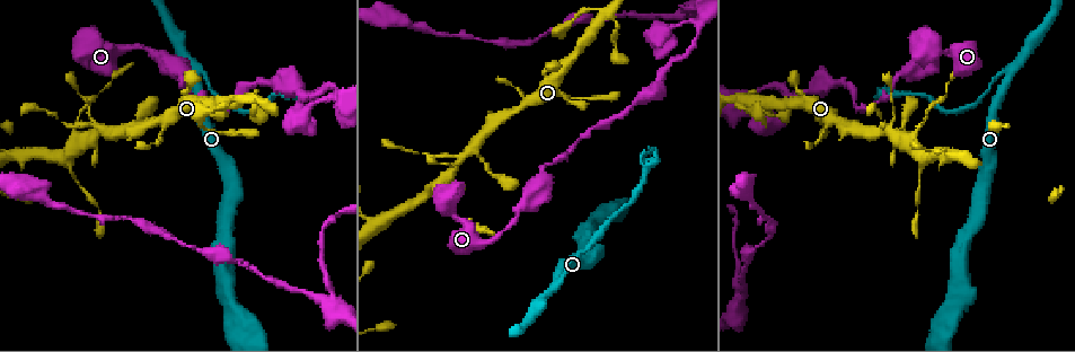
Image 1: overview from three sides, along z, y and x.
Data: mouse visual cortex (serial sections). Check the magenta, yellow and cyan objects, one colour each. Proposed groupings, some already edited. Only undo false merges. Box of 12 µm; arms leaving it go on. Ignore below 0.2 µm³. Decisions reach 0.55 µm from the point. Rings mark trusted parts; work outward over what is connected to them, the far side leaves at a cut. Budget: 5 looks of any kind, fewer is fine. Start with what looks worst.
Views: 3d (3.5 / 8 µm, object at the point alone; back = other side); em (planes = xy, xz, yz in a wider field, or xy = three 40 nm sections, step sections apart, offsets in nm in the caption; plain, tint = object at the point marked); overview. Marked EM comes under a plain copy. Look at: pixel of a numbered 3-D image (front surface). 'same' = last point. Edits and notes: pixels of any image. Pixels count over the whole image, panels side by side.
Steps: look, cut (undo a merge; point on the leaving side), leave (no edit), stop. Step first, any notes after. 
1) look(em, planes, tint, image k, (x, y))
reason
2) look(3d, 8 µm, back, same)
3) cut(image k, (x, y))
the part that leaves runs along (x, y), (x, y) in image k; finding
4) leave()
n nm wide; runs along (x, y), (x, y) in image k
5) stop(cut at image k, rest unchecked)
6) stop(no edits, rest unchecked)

look(3d, 3.5 µm, image 1, (239, 100))
abrupt turn

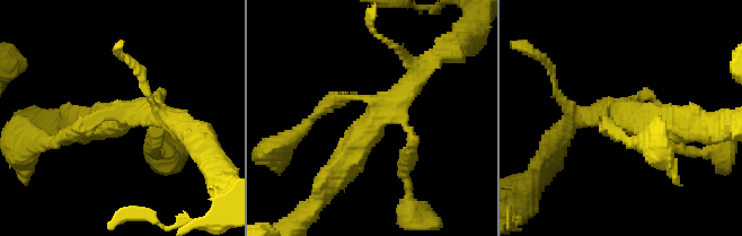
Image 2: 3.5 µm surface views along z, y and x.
look(em, xy, step 3, tint, image 2, (628, 117))

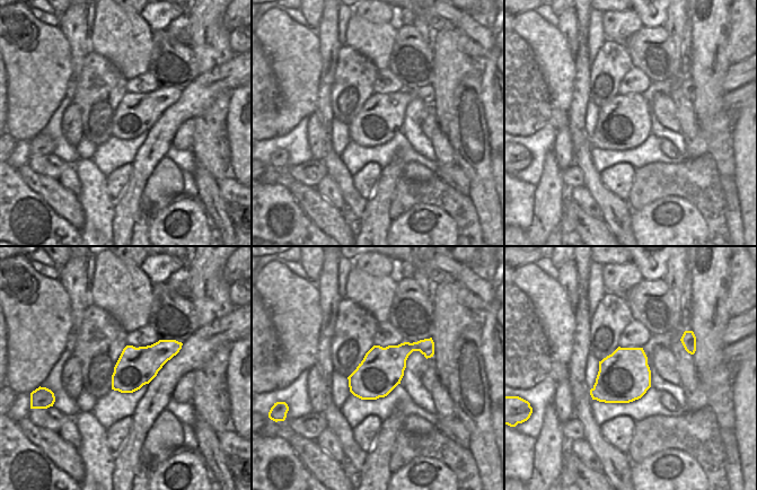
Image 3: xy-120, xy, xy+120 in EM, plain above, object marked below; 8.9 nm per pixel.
leave()
runs along (327, 180), (382, 113), (355, 96), (330, 102) in image 2; one cell here

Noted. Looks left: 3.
look(3d, 3.5 µm, image 1, (558, 281))
two arms in line, one across

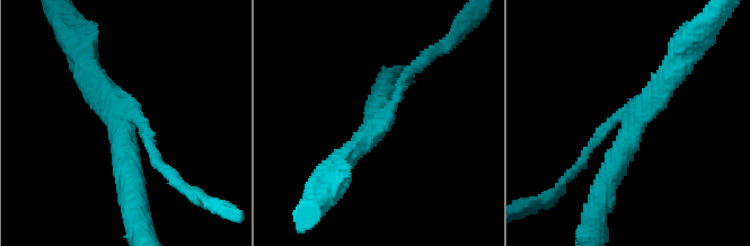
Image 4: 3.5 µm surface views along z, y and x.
look(em, xy, step 1, tint, image 4, (125, 122))
3 arms; arms of 150, 300, 350 nm

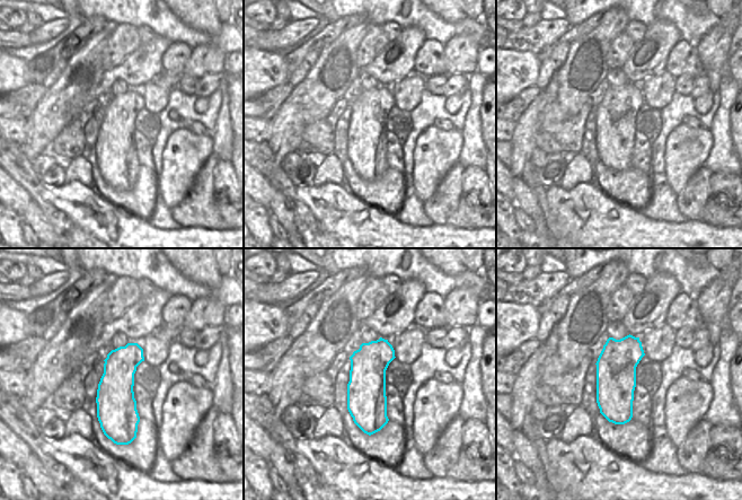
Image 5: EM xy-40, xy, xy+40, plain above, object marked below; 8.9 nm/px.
leave()
runs along (606, 185), (632, 120), (674, 68) in image 4; continuous, no second cell

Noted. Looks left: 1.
stop(no edits, rest unchecked)

